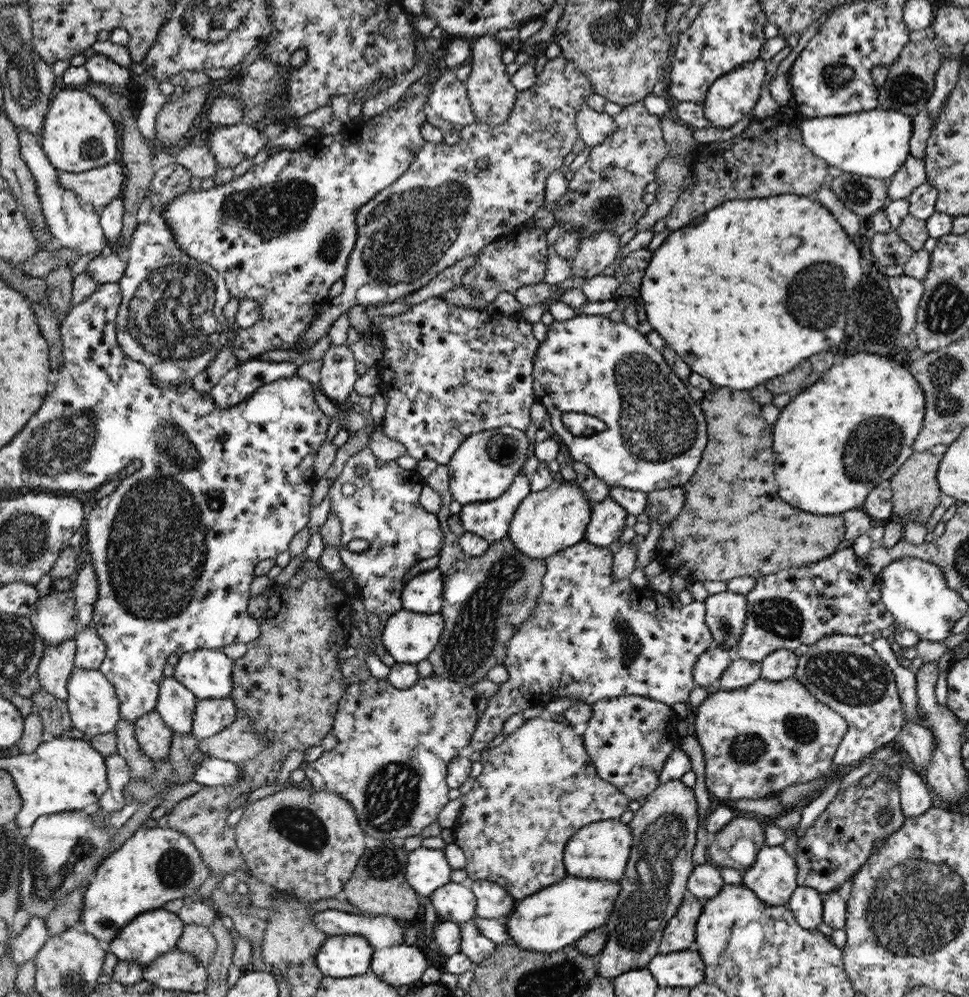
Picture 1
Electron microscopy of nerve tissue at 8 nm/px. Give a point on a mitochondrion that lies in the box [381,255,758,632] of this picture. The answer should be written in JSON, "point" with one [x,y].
{"point":[656,425]}

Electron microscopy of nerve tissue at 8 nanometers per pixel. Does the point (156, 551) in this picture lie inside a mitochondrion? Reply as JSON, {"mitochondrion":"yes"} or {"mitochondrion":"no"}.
{"mitochondrion":"yes"}

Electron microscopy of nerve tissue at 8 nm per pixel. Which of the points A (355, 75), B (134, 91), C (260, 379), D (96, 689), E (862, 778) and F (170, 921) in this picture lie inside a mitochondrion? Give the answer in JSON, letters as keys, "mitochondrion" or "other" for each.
{"A":"other","B":"other","C":"other","D":"other","E":"other","F":"other"}

